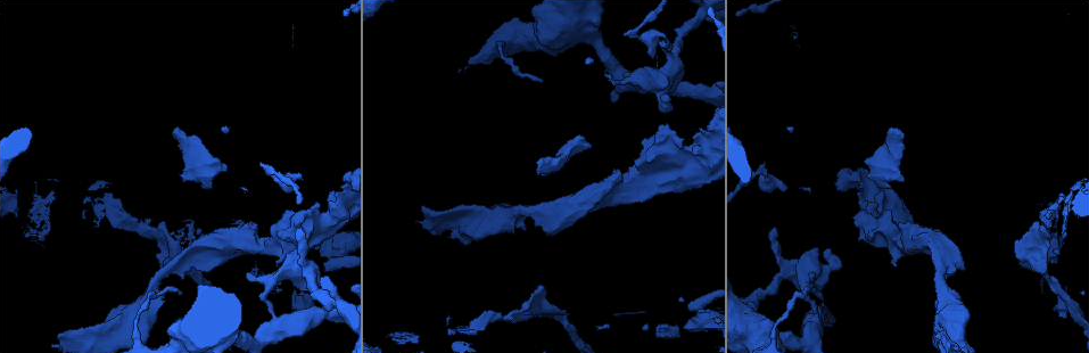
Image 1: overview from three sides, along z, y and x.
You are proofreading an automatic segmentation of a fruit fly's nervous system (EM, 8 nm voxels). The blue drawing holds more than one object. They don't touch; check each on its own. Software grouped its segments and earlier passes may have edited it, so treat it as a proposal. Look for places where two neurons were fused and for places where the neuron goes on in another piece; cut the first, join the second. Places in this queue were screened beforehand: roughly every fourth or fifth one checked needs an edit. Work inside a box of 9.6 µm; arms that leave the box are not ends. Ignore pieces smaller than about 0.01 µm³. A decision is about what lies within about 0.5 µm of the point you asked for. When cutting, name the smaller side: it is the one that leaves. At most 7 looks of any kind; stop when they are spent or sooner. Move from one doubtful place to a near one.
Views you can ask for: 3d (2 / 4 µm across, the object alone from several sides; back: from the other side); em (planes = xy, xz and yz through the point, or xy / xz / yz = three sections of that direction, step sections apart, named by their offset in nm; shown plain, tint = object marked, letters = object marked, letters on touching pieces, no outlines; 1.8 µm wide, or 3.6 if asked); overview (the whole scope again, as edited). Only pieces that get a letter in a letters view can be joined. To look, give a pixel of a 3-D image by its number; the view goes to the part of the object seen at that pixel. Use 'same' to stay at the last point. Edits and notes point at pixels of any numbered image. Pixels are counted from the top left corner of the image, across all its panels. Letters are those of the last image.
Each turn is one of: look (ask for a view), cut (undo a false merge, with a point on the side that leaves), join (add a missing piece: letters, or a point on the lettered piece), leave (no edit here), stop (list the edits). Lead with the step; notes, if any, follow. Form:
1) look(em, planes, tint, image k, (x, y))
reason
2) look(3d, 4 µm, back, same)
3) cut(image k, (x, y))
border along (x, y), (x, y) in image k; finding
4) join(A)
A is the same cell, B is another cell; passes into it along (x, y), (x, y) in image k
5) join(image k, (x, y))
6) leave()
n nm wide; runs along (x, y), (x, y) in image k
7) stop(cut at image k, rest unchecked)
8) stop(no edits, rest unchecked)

look(em, 3.6 µm, planes, letters, image 1, (809, 288))
thin end

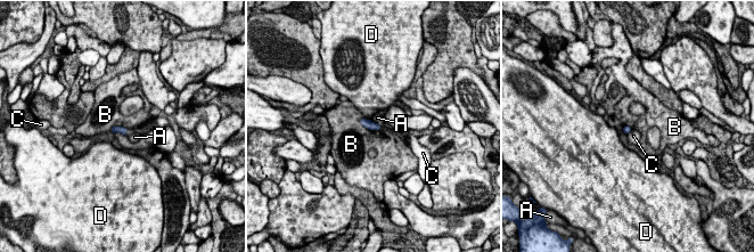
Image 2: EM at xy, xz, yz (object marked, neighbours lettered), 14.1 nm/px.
leave()
100 nm wide; A, B, C and D are other cells; border along (359, 120), (369, 129), (382, 128) in image 2; no lettered piece goes on from it

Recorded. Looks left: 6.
look(3d, 4 µm, image 1, (875, 219))
sudden change in width

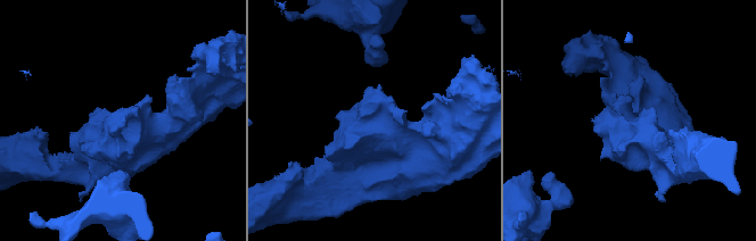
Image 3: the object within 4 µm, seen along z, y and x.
look(em, 3.6 µm, planes, letters, image 3, (391, 121))
now the EM

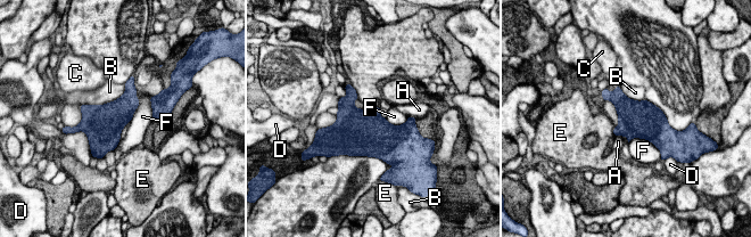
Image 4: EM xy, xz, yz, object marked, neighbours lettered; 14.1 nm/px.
leave()
460 nm wide; A, B, C, D, E and F are other cells; border along (409, 116), (401, 124), (386, 120) in image 4; all the same neuron

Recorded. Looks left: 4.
look(em, xz, step 8, letters, image 1, (541, 159))
free end

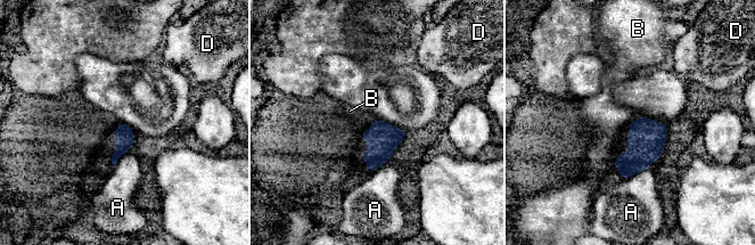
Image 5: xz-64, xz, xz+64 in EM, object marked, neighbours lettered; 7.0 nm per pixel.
look(em, planes, letters, same)

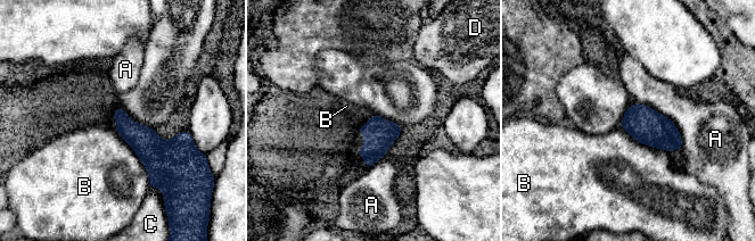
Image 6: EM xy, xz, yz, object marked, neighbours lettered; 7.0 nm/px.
leave()
B touches over 480 nm; A, B, C and D are other cells; border along (115, 131), (142, 163), (149, 189) in image 6; none of them fits

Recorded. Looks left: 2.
stop(no edits, rest unchecked)

